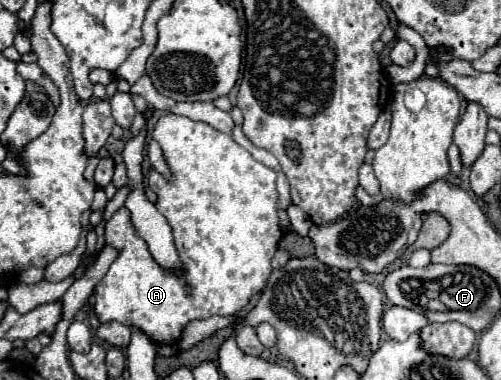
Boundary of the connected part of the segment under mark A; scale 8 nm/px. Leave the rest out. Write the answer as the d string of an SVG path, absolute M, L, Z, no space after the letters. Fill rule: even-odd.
M166 113L158 119L154 131L152 131L152 139L160 141L160 147L162 147L162 153L164 153L164 159L166 159L166 165L168 169L172 171L172 177L170 180L165 180L159 173L149 171L147 177L148 188L152 189L156 195L158 195L158 201L156 201L156 207L158 211L166 217L166 221L170 223L172 227L172 233L174 233L174 243L176 243L176 251L178 251L178 257L182 261L182 267L184 271L180 271L180 275L158 275L158 263L152 259L150 251L148 251L148 245L136 235L134 227L132 227L132 219L130 219L130 211L128 209L118 209L110 221L106 221L106 229L104 229L104 237L106 237L106 245L114 247L118 251L118 257L114 259L114 263L110 265L108 273L102 277L102 281L96 285L96 317L100 323L108 323L108 321L118 321L118 323L124 323L128 327L136 327L140 331L144 331L154 343L158 345L174 345L178 343L178 339L182 337L182 331L186 329L186 325L194 319L208 319L212 315L222 315L222 317L230 317L230 315L236 315L248 301L252 295L256 295L258 291L264 289L270 273L272 273L272 265L270 265L270 259L272 255L276 253L278 249L278 241L280 237L284 235L284 231L290 231L290 219L288 219L288 213L286 211L280 211L278 209L278 191L276 191L276 173L258 163L244 147L240 147L230 135L226 133L220 133L216 131L214 127L210 127L208 123L202 123L202 121L192 121L188 117L180 117L180 115L174 115L174 113Z

